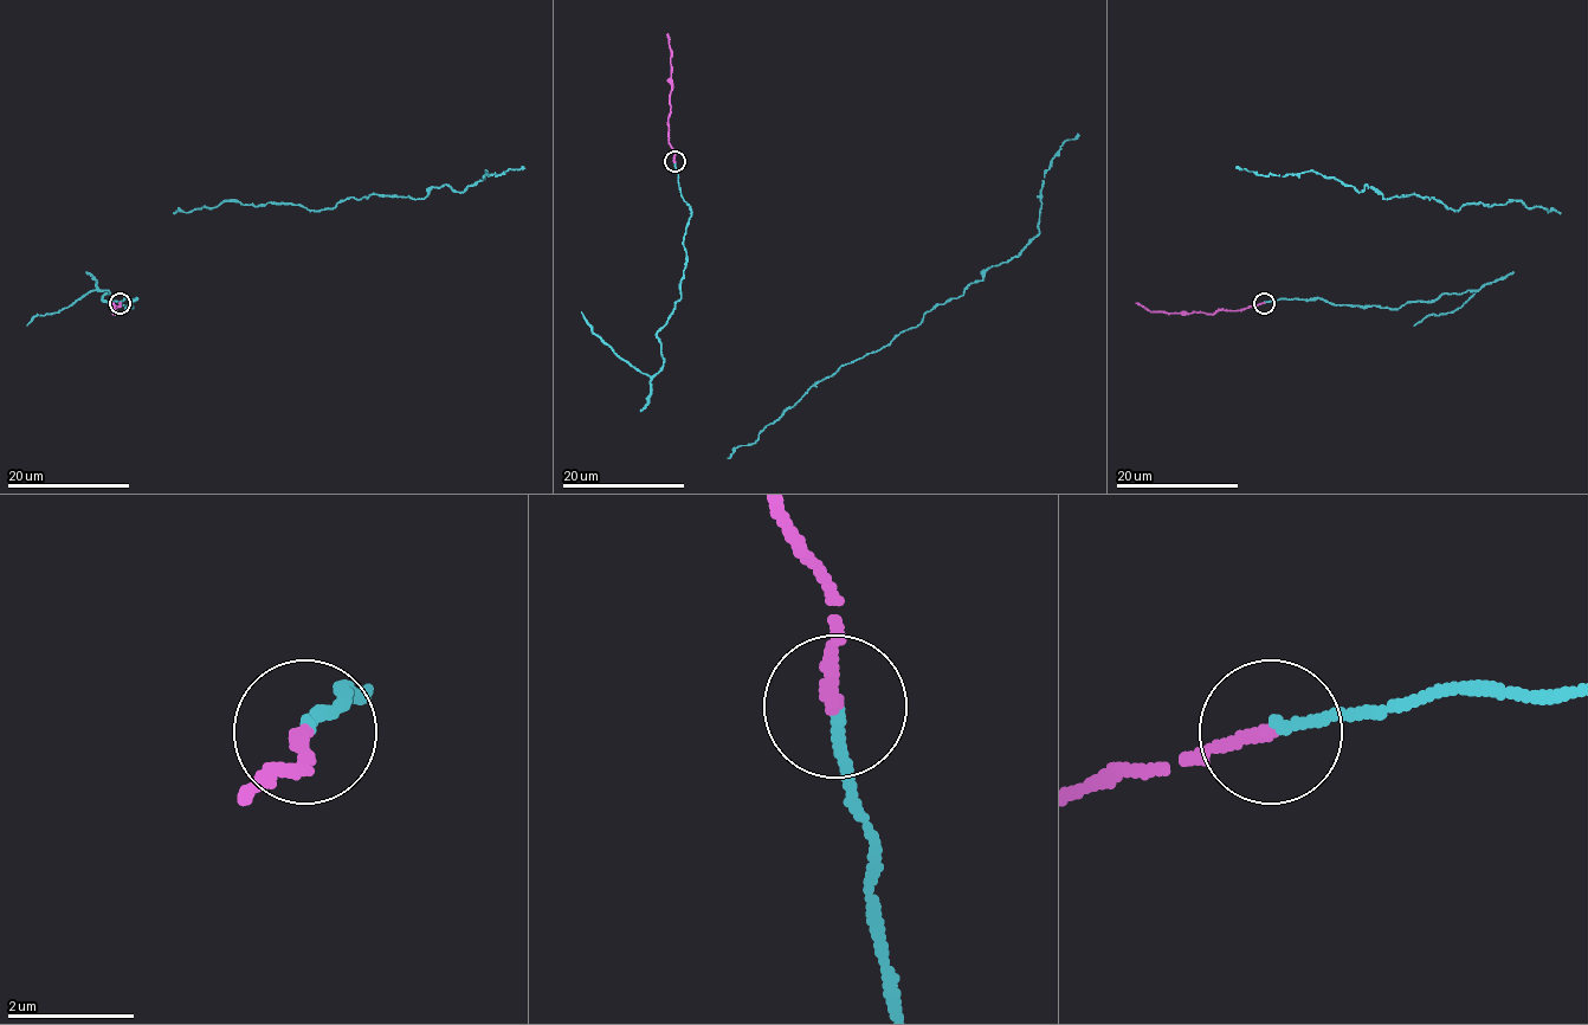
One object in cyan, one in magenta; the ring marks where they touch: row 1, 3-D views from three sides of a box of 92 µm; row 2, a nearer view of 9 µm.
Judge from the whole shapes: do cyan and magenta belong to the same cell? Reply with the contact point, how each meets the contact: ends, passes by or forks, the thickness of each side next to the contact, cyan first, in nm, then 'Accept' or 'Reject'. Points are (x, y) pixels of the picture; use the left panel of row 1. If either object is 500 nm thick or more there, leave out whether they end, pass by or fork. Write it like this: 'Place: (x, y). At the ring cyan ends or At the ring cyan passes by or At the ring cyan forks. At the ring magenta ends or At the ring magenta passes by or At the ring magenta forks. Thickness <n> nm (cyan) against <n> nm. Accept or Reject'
Place: (120, 303). At the ring cyan ends. At the ring magenta ends. Thickness 170 nm (cyan) against 220 nm. Accept

